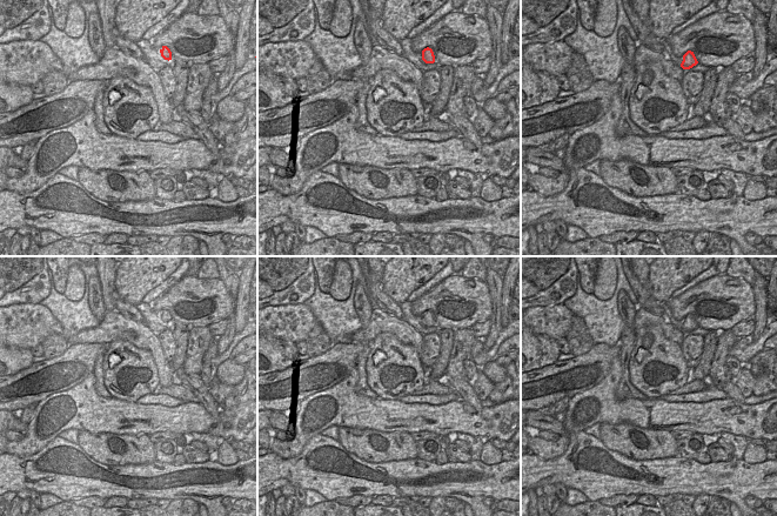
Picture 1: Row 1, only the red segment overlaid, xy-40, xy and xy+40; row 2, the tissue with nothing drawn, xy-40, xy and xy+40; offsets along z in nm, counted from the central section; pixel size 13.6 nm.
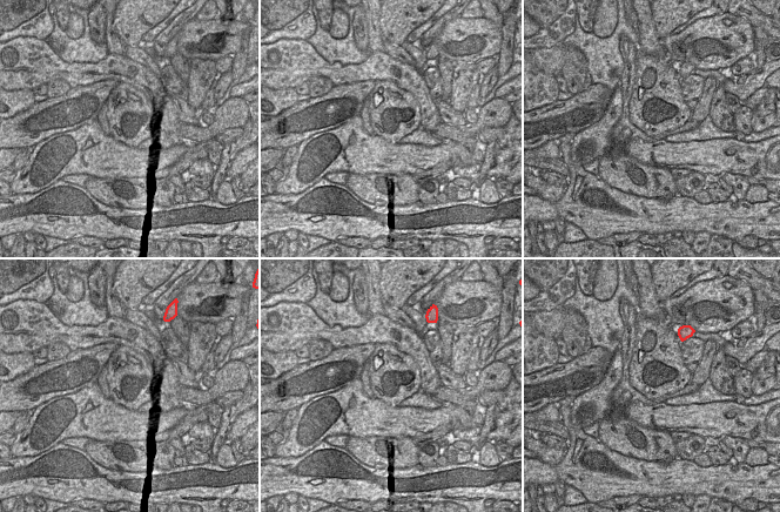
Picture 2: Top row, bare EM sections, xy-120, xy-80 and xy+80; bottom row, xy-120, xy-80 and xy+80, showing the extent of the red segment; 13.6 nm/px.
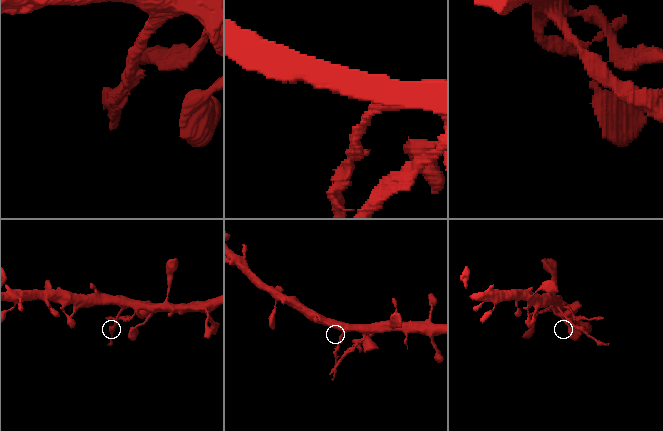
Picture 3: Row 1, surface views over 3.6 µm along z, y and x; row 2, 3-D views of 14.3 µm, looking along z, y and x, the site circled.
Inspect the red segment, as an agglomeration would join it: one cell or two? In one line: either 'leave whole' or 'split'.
split

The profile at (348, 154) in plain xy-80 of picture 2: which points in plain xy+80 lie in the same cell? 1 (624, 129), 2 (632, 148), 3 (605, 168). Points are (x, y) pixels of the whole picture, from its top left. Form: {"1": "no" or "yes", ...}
{"1": "no", "2": "yes", "3": "no"}

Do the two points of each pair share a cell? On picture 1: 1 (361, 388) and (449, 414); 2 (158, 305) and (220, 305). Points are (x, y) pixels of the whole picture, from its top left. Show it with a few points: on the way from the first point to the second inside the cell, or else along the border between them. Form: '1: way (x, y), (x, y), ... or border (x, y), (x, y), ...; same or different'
1: border (356, 372), (355, 390), (379, 399); different
2: way (175, 300), (187, 290), (209, 294); same

